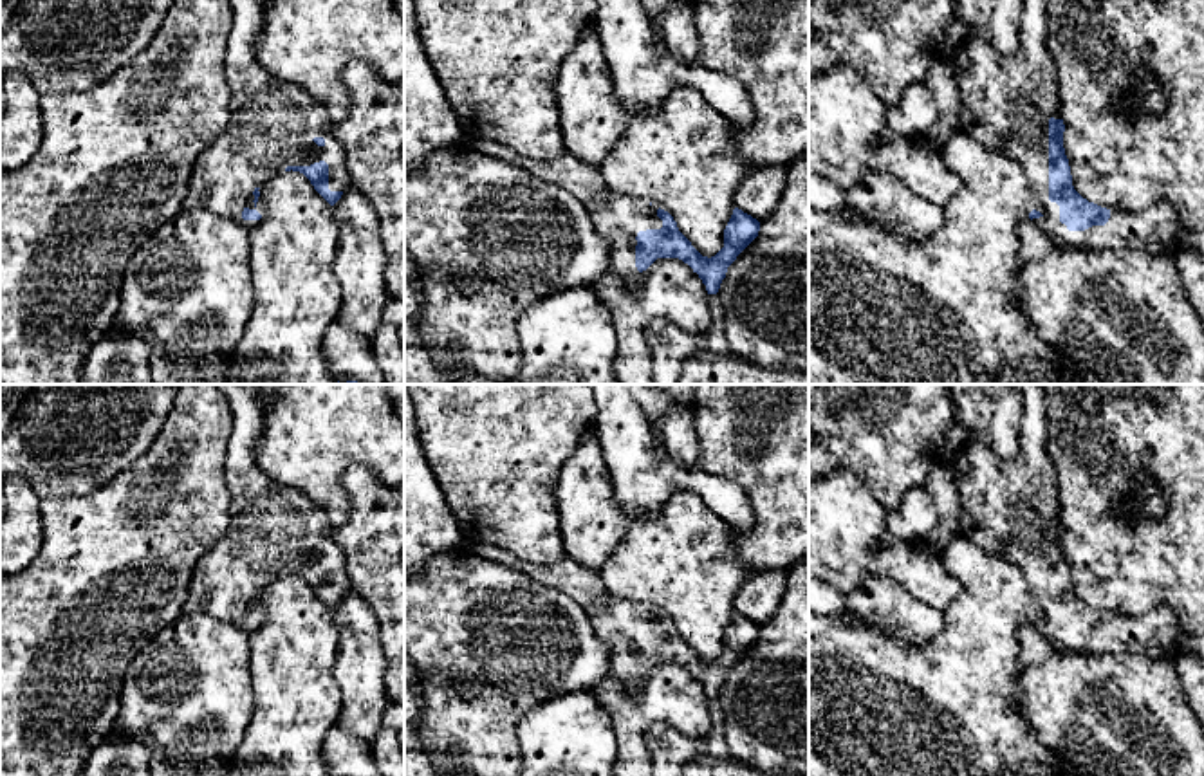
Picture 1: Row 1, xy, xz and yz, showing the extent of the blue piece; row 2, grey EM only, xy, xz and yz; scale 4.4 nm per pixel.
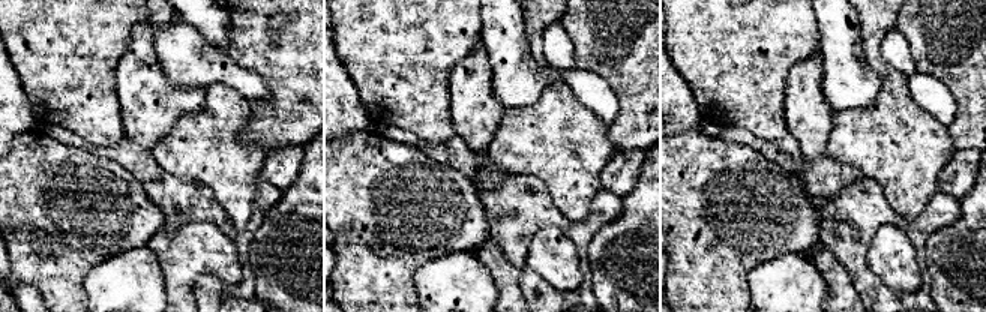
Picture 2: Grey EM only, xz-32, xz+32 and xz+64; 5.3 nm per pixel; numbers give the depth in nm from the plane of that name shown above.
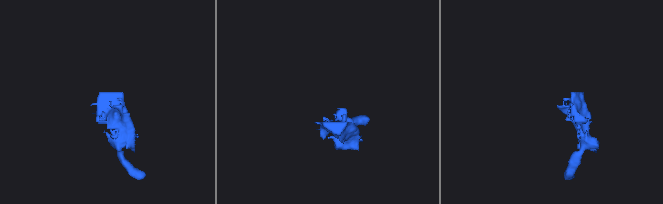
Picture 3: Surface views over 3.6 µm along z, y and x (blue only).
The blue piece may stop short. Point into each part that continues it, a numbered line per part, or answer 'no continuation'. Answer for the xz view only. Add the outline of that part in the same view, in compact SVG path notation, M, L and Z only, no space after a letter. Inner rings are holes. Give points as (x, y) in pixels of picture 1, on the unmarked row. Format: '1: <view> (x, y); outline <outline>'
1: xz (618, 623); outline M491 543L478 545L473 552L493 563L520 570L536 583L554 587L583 606L594 632L610 651L607 675L616 677L630 693L639 691L641 677L635 671L635 641L639 635L662 632L657 610L608 594L599 572L585 568L570 558L540 567Z

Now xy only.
1: xy (273, 527); outline M218 384L233 411L233 433L226 453L226 485L231 493L229 531L197 561L188 585L184 614L208 614L244 630L247 635L260 624L244 624L245 612L255 614L253 596L287 570L329 568L329 594L347 596L350 581L345 554L336 543L334 529L323 509L300 491L269 478L255 462L255 446L262 435L262 393L274 384Z

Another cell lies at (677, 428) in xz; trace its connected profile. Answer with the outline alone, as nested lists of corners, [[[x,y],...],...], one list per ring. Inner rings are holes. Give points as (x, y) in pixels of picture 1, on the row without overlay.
[[[625,384],[644,417],[659,424],[668,453],[686,467],[700,467],[700,442],[691,406],[677,406],[652,384]]]

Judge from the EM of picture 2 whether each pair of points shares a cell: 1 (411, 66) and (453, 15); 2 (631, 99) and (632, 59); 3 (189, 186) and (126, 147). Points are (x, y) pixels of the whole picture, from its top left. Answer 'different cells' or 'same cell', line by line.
1: same cell
2: same cell
3: same cell

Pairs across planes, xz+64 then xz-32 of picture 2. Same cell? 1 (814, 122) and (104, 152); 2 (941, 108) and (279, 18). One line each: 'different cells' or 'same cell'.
1: different cells
2: different cells

